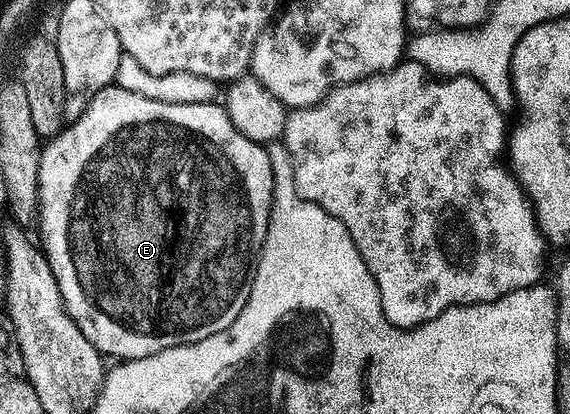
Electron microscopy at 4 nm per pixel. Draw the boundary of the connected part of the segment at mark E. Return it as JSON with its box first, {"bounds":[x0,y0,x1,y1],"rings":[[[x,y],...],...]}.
{"bounds":[37,84,273,360],"rings":[[[118,84],[98,90],[90,95],[83,115],[68,125],[61,133],[42,147],[39,156],[39,212],[37,227],[43,233],[41,249],[57,280],[57,288],[63,297],[63,307],[69,316],[85,332],[85,340],[93,344],[99,353],[111,360],[144,358],[153,356],[165,348],[188,346],[213,332],[221,332],[237,320],[249,292],[253,288],[255,265],[267,239],[267,225],[271,219],[273,196],[273,168],[266,149],[260,143],[249,140],[233,124],[222,105],[214,106],[211,100],[193,104],[169,104],[161,100],[149,100],[149,96],[129,92]]]}

